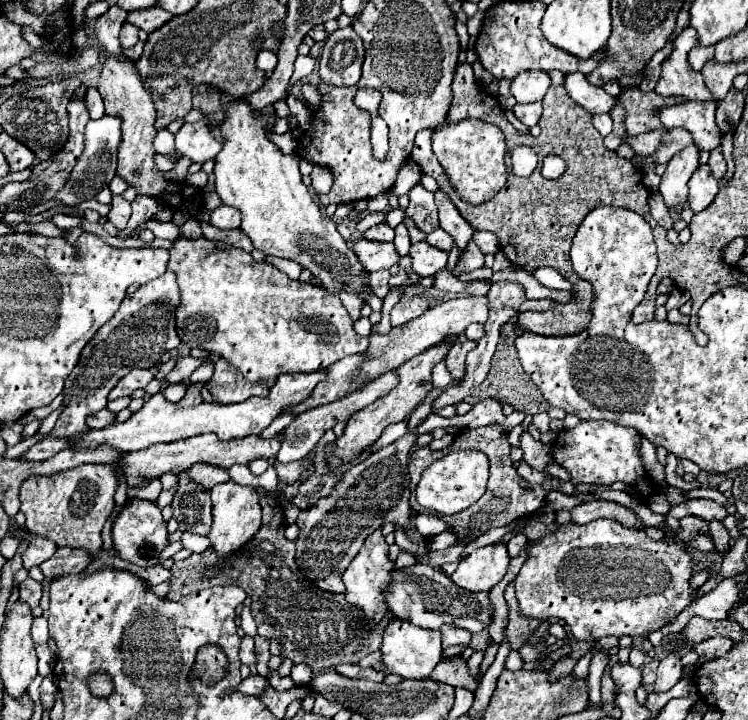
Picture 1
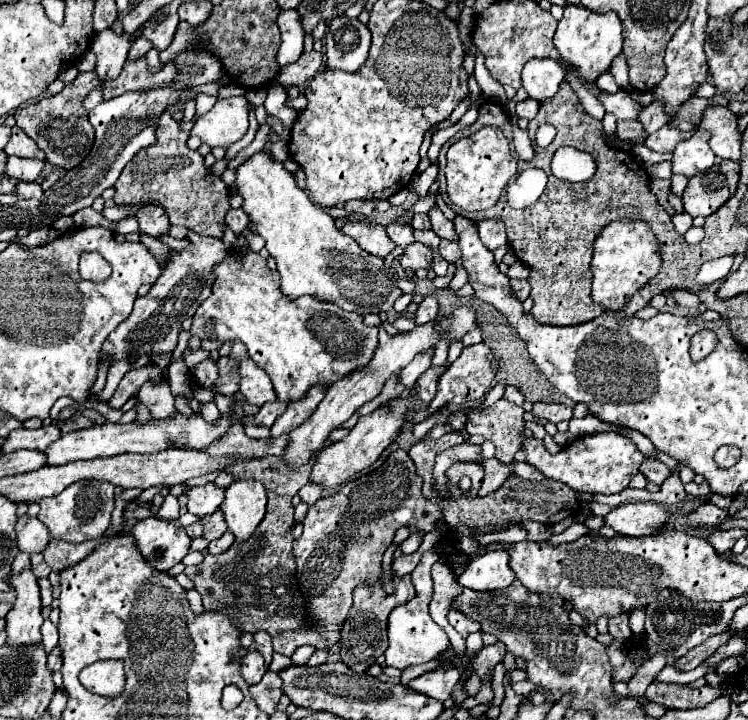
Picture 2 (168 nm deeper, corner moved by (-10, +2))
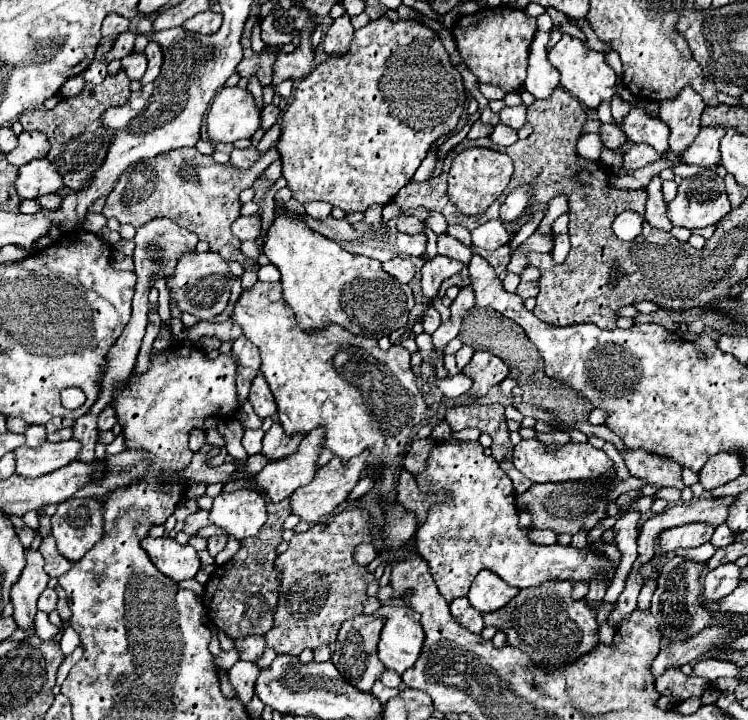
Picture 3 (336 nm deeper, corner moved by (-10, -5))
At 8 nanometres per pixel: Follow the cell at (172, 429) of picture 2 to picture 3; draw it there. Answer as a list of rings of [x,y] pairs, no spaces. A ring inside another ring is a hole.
[[[68,439],[60,443],[44,441],[38,447],[22,445],[18,447],[18,451],[14,451],[16,473],[30,479],[38,475],[46,475],[50,471],[64,467],[66,463],[76,461],[78,451],[80,451],[80,443],[76,439]]]

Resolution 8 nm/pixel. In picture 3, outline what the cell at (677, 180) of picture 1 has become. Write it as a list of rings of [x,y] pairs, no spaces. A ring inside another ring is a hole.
[[[702,127],[700,135],[682,155],[688,165],[716,165],[720,163],[720,139],[726,135],[724,127]]]

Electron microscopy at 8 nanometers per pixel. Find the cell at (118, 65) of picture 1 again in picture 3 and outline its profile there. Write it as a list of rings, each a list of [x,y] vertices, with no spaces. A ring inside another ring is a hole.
[[[272,145],[250,169],[236,169],[230,163],[220,165],[212,157],[200,155],[194,147],[172,149],[154,159],[128,167],[110,191],[102,215],[114,217],[120,223],[130,223],[136,229],[150,219],[168,217],[180,227],[196,233],[200,241],[210,243],[210,249],[220,253],[226,261],[238,261],[244,269],[252,269],[256,261],[248,259],[240,251],[240,239],[232,235],[230,225],[240,217],[240,193],[252,187],[262,171],[276,159],[280,159],[276,145]]]

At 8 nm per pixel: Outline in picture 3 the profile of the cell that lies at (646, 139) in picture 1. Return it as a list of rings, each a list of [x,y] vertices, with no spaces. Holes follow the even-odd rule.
[[[612,123],[612,125],[602,125],[598,129],[598,135],[602,139],[602,145],[608,149],[618,149],[620,145],[626,143],[626,135]]]

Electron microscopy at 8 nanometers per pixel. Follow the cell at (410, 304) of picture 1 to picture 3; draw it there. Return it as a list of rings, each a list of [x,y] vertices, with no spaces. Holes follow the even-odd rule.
[[[428,307],[424,319],[422,319],[422,327],[424,327],[424,333],[434,333],[438,327],[440,327],[440,313],[436,311],[436,307]]]

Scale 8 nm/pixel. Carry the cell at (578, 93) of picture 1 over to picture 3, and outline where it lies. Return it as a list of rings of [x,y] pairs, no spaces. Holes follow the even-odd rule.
[[[636,99],[630,103],[630,115],[624,119],[624,131],[626,131],[628,141],[646,143],[654,147],[658,153],[666,153],[670,129],[660,119],[650,117],[646,111],[638,109],[638,105],[634,103]]]

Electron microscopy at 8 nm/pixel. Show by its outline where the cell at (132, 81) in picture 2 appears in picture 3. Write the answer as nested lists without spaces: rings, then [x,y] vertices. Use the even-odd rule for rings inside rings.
[[[120,71],[114,77],[106,77],[100,85],[86,83],[86,87],[78,97],[62,99],[50,111],[36,109],[24,113],[20,117],[20,123],[26,131],[36,129],[48,135],[52,145],[48,159],[58,167],[64,185],[72,191],[80,191],[90,183],[94,171],[98,171],[98,167],[102,165],[102,159],[106,159],[106,151],[110,149],[110,139],[114,139],[114,135],[110,135],[110,129],[106,129],[102,123],[102,113],[108,107],[126,103],[128,97],[130,97],[130,79],[124,75],[124,71]]]

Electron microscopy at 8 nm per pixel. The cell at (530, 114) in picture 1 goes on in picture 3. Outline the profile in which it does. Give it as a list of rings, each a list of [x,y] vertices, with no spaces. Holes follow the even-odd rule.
[[[524,105],[504,107],[500,111],[500,123],[504,123],[506,127],[512,127],[512,129],[520,129],[526,123],[526,107]]]

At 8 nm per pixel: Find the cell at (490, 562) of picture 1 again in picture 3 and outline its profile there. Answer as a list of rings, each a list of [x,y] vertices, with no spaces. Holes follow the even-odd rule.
[[[482,571],[472,581],[472,587],[468,591],[468,601],[476,611],[490,613],[504,607],[516,595],[518,595],[516,587],[508,585],[506,581],[502,581],[498,575],[490,571]]]

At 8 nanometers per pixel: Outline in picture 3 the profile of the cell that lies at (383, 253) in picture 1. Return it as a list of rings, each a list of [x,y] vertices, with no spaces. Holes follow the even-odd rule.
[[[304,213],[302,219],[310,229],[318,231],[320,235],[324,235],[324,237],[328,237],[332,241],[340,241],[340,243],[358,241],[356,231],[352,229],[352,225],[346,219],[334,219],[332,215],[328,215],[326,219],[312,219],[308,213]]]

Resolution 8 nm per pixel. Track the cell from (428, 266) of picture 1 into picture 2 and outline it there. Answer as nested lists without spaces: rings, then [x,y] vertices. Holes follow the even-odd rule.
[[[414,242],[404,250],[400,262],[402,262],[402,268],[410,268],[410,270],[426,268],[426,270],[432,270],[432,248],[426,246],[426,244]]]

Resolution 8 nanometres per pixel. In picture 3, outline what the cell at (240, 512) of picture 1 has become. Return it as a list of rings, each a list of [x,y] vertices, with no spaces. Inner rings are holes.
[[[252,489],[222,491],[214,499],[210,519],[214,525],[226,529],[228,535],[238,539],[254,537],[266,523],[266,501]]]

